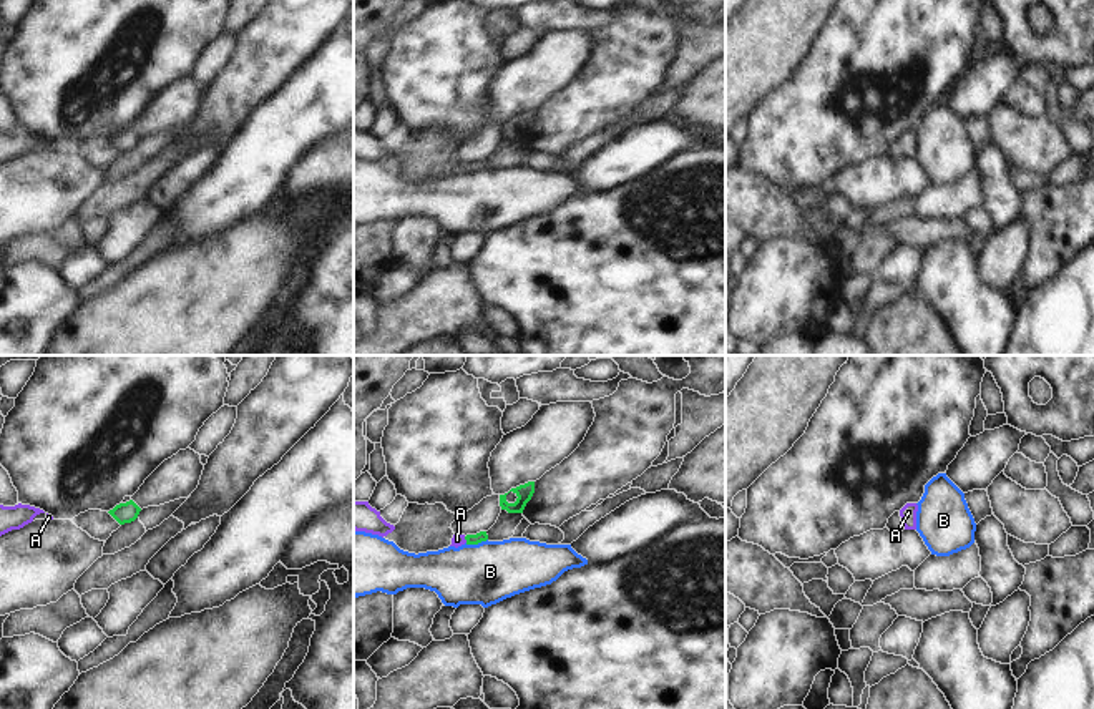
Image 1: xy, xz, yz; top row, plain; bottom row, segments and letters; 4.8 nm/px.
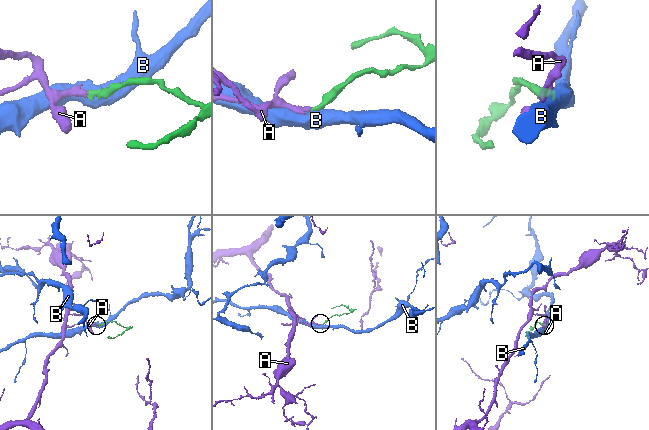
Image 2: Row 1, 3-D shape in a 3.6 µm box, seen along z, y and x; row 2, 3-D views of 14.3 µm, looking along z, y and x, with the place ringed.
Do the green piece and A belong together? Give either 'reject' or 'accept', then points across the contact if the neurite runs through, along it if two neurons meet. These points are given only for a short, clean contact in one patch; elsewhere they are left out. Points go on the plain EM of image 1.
accept | across xz (480, 165), (465, 166), (457, 168)

